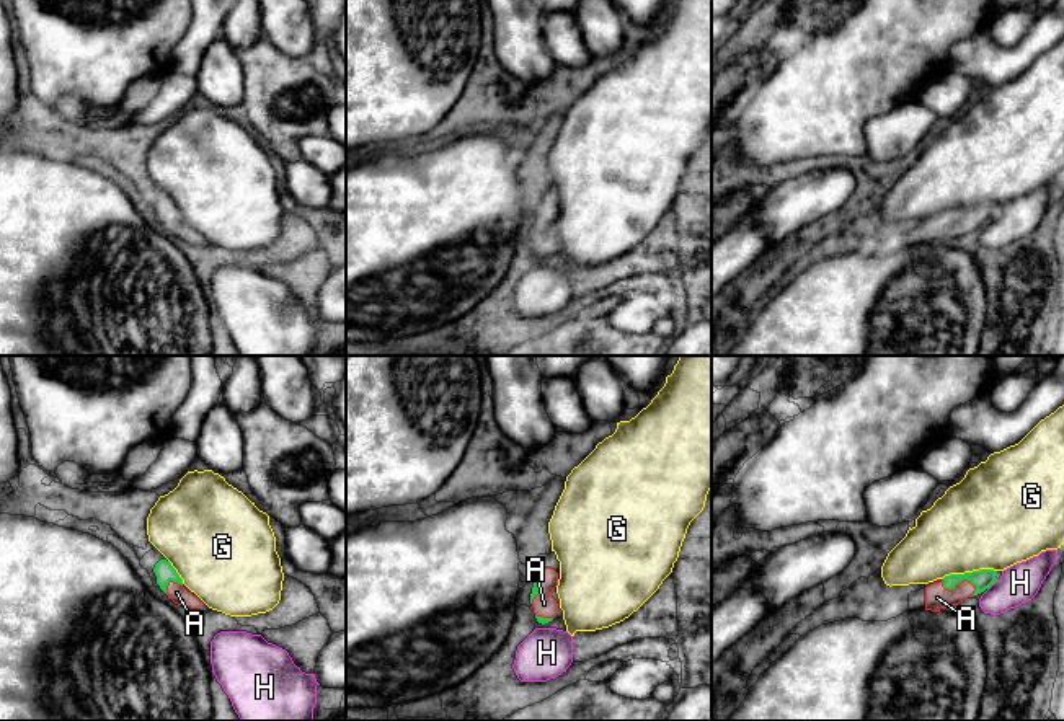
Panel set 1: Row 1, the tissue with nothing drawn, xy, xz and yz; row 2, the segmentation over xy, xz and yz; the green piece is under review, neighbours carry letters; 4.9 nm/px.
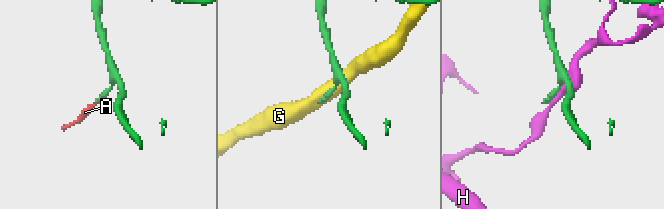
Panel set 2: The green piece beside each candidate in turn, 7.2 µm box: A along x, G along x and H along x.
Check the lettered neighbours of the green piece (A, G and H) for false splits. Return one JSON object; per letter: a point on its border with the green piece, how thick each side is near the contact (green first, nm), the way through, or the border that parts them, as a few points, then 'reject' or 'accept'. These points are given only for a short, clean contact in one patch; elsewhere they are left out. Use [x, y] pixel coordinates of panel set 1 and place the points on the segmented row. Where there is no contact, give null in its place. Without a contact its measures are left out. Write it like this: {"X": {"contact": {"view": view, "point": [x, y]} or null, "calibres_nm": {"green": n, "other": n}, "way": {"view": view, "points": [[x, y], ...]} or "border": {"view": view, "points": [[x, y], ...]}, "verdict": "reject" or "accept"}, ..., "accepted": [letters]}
{"A": {"contact": {"view": "yz", "point": [957, 583]}, "calibres_nm": {"green": 100, "other": 120}, "way": {"view": "yz", "points": [[983, 579], [957, 583], [937, 597]]}, "verdict": "accept"}, "G": {"contact": {"view": "yz", "point": [968, 573]}, "calibres_nm": {"green": 100, "other": 440}, "verdict": "reject"}, "H": {"contact": {"view": "yz", "point": [993, 583]}, "calibres_nm": {"green": 100, "other": 190}, "verdict": "reject"}, "accepted": ["A"]}

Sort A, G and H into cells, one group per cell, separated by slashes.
A / G / H

